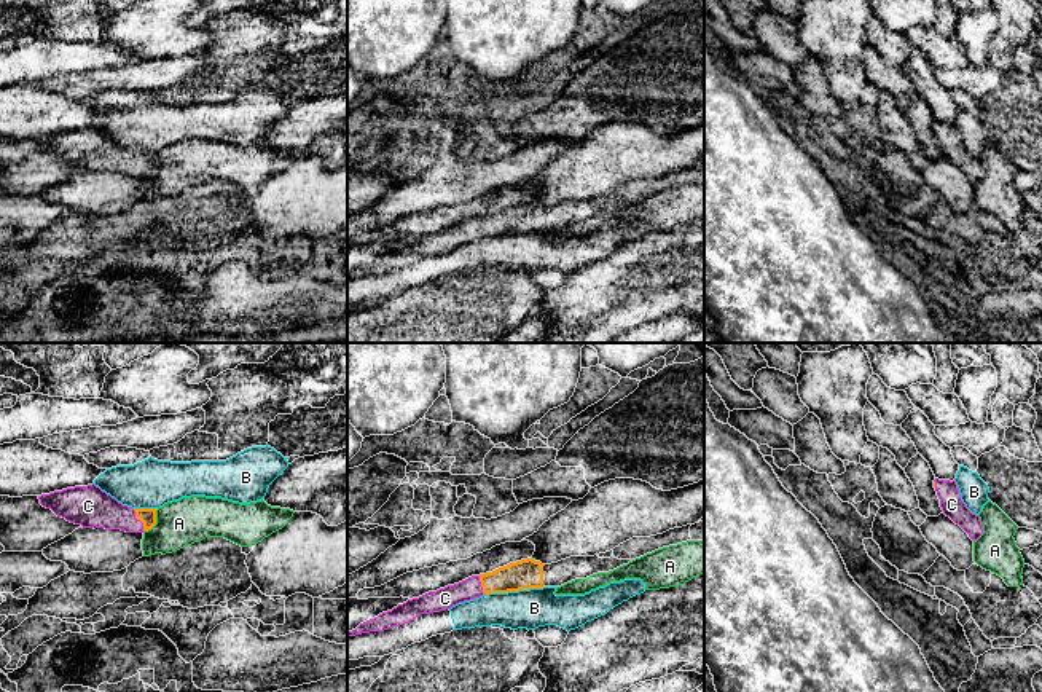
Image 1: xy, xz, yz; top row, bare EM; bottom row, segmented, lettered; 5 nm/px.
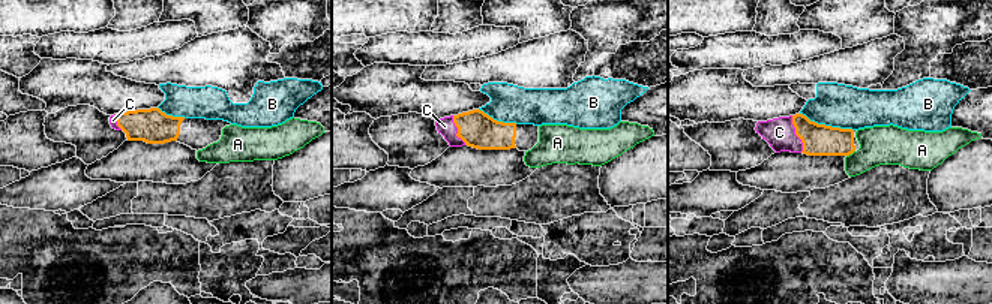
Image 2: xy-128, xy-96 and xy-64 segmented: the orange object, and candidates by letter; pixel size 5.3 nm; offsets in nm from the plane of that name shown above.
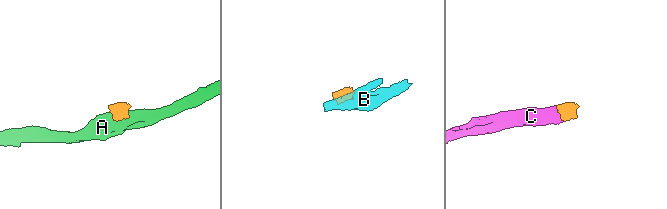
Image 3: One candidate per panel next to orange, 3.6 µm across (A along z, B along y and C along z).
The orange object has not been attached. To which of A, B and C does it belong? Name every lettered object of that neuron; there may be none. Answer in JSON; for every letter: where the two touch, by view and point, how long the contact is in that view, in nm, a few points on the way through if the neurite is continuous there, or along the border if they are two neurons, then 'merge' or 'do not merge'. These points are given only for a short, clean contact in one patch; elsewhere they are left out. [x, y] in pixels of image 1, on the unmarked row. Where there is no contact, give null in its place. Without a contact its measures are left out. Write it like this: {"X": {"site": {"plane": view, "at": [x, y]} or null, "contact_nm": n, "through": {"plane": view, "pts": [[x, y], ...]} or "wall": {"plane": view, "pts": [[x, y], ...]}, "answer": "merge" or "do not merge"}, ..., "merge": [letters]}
{"A": {"site": {"plane": "xy", "at": [155, 165]}, "contact_nm": 140, "wall": {"plane": "xy", "pts": [[158, 152], [155, 166], [145, 174]]}, "answer": "do not merge"}, "B": {"site": {"plane": "xz", "at": [513, 233]}, "contact_nm": 300, "wall": {"plane": "xz", "pts": [[544, 230], [489, 235], [485, 238]]}, "answer": "do not merge"}, "C": {"site": {"plane": "xy", "at": [139, 161]}, "contact_nm": 130, "through": {"plane": "xy", "pts": [[145, 158], [139, 161], [117, 160], [91, 150]]}, "answer": "merge"}, "merge": ["C"]}

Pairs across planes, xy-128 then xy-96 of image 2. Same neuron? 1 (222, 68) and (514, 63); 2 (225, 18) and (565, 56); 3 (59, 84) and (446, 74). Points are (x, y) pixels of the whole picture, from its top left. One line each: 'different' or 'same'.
1: same
2: different
3: different

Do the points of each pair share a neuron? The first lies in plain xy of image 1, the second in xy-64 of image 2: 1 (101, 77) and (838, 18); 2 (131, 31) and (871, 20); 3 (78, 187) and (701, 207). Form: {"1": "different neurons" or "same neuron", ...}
{"1": "different neurons", "2": "same neuron", "3": "different neurons"}

